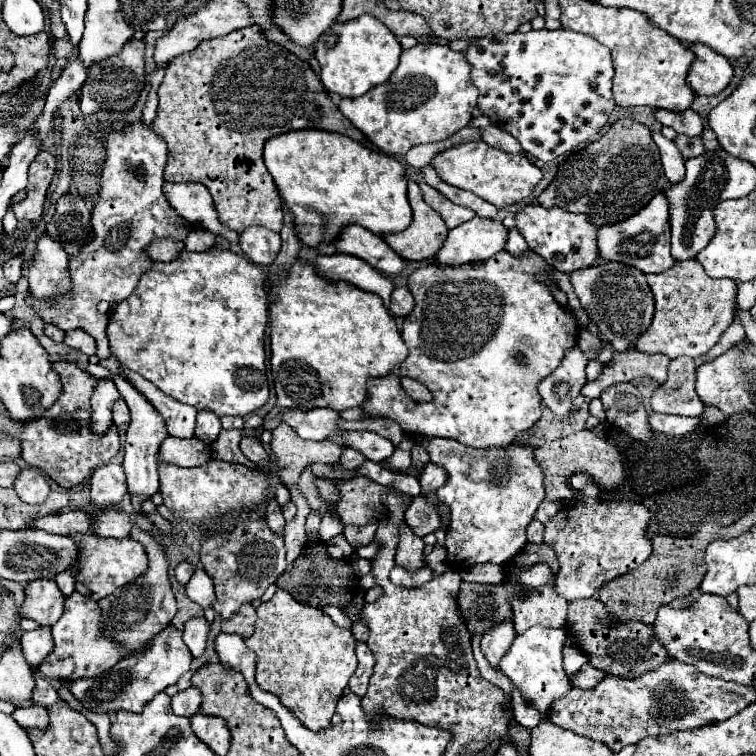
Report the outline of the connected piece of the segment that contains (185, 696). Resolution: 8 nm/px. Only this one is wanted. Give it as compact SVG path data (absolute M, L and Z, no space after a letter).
M188 688L182 694L172 696L172 712L176 716L194 716L200 710L200 702L202 702L202 694L198 688Z

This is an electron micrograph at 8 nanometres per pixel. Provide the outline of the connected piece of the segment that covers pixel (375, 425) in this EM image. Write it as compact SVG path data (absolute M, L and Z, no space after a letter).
M343 418L338 420L340 430L351 431L370 431L392 440L394 448L400 446L400 440L402 440L402 430L398 430L398 424L386 420L386 418L378 418L378 420L358 420L347 421Z

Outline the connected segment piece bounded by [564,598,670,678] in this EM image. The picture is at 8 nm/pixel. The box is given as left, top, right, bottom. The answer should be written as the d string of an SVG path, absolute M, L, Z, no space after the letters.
M598 598L572 600L568 606L568 618L566 618L564 628L570 634L574 632L578 646L588 656L588 662L592 662L594 668L604 670L606 674L614 674L622 678L636 678L670 660L666 650L662 650L662 644L658 642L658 638L654 638L652 626L636 622L636 620L612 618L604 602L598 602Z

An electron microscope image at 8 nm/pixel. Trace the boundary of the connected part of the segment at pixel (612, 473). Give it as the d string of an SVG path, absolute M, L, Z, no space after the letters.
M580 430L562 440L552 440L552 442L546 442L544 446L534 448L534 460L544 470L544 490L550 500L574 498L574 490L568 480L576 472L590 474L594 478L594 482L598 482L598 486L602 486L602 490L610 490L624 480L624 466L622 466L618 448L614 444L606 442L604 438L596 436L592 430Z

